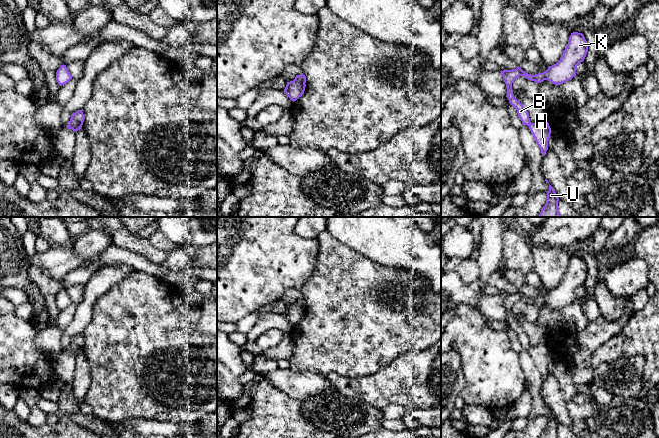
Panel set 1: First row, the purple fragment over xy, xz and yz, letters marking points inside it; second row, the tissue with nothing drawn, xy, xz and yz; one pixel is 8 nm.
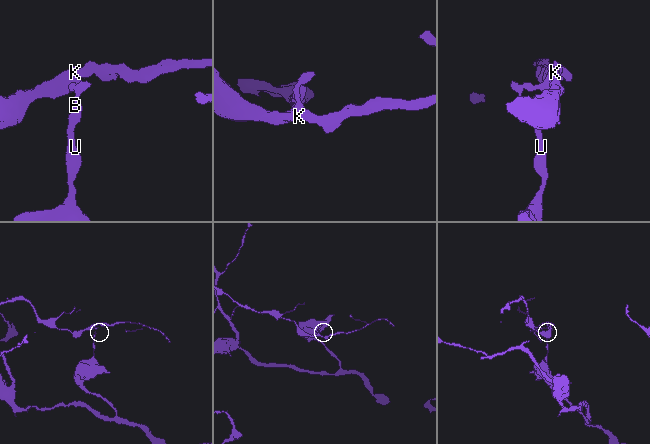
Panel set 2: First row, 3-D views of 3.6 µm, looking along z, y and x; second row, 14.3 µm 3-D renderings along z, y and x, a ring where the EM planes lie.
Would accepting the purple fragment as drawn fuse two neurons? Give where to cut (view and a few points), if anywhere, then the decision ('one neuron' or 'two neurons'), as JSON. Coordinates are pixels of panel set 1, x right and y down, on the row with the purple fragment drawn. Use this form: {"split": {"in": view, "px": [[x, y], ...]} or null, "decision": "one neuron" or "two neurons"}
{"split": {"in": "xz", "px": [[293, 80], [304, 84]]}, "decision": "two neurons"}

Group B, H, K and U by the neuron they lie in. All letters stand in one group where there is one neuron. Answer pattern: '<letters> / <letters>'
B K / H U

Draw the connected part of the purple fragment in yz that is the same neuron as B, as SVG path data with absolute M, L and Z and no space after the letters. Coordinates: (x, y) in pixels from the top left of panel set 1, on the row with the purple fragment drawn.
M571 33L567 47L563 51L560 60L549 66L543 73L531 75L523 71L519 66L512 70L500 71L507 88L506 97L509 103L517 110L518 116L523 125L530 125L530 118L527 109L517 100L512 92L512 83L519 76L524 76L530 81L541 83L548 80L555 85L563 84L576 76L577 66L584 61L588 51L588 43L582 33Z

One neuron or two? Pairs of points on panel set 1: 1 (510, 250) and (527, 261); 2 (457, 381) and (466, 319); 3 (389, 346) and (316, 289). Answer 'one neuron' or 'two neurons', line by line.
1: one neuron
2: two neurons
3: one neuron

